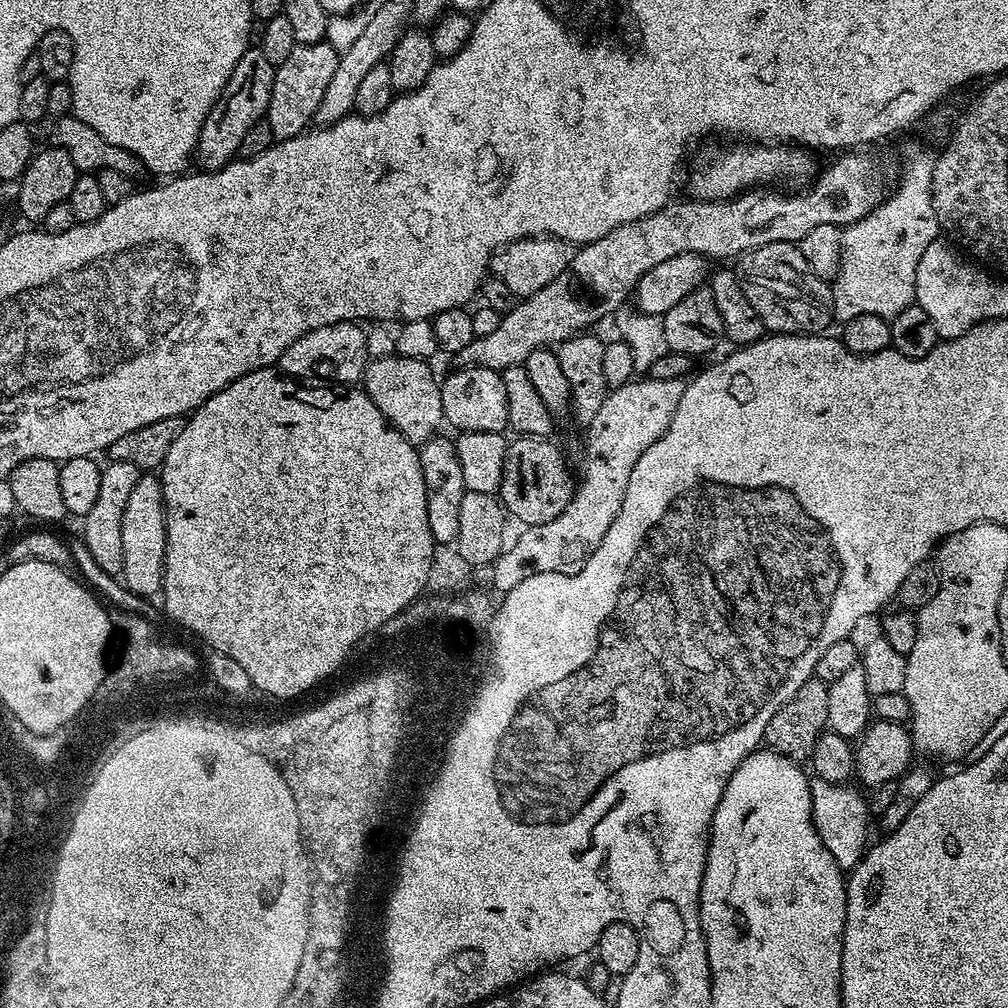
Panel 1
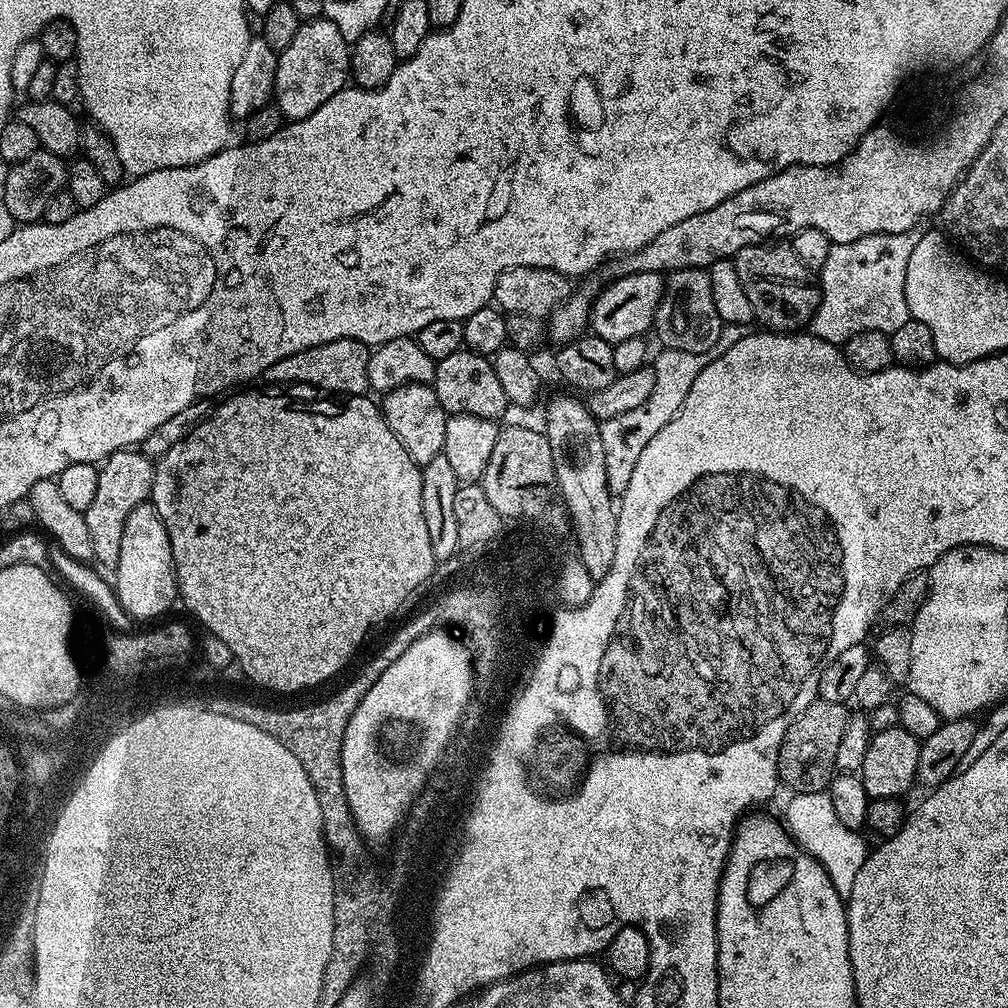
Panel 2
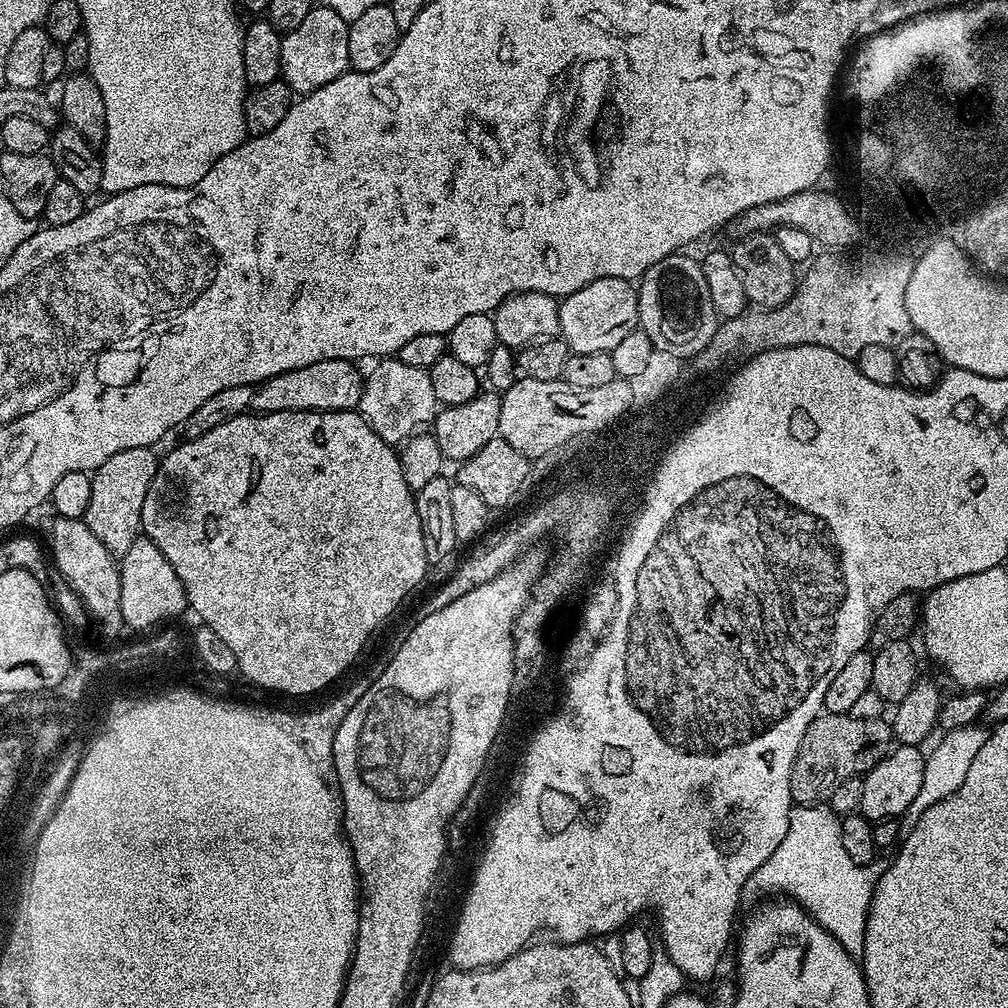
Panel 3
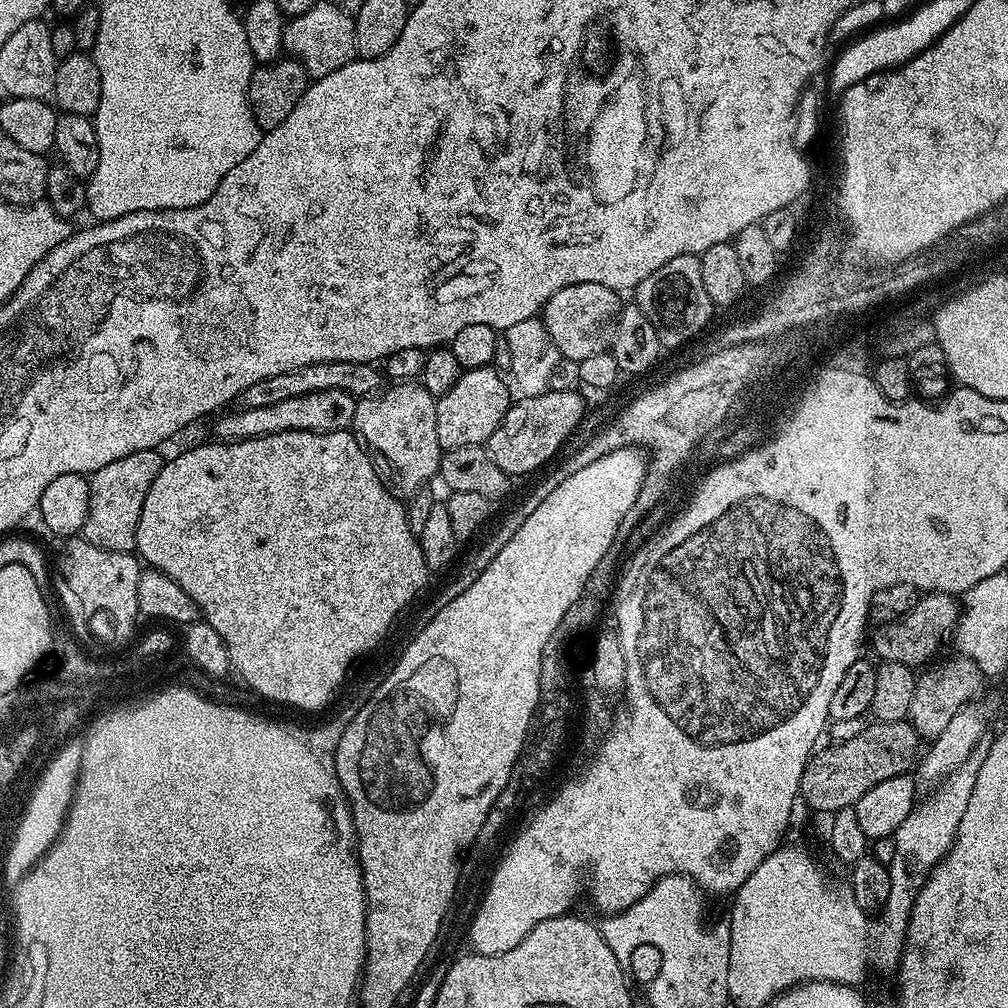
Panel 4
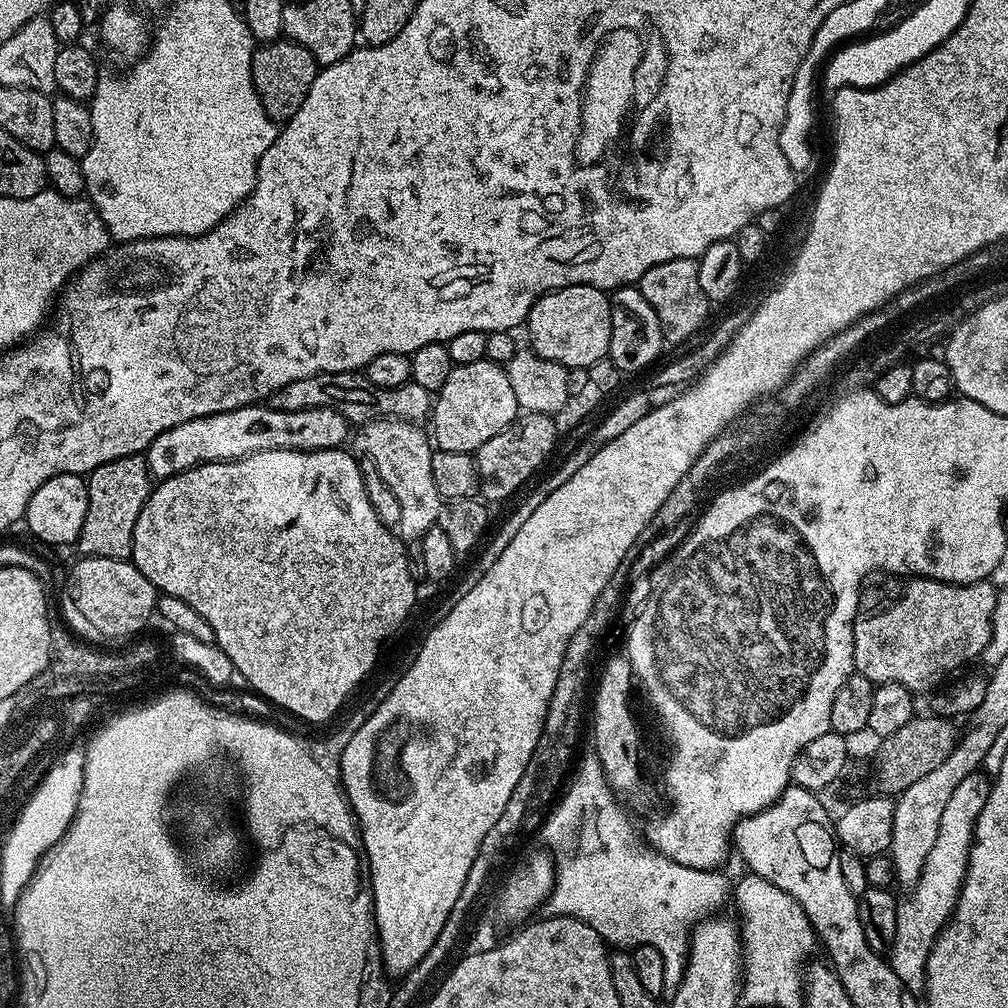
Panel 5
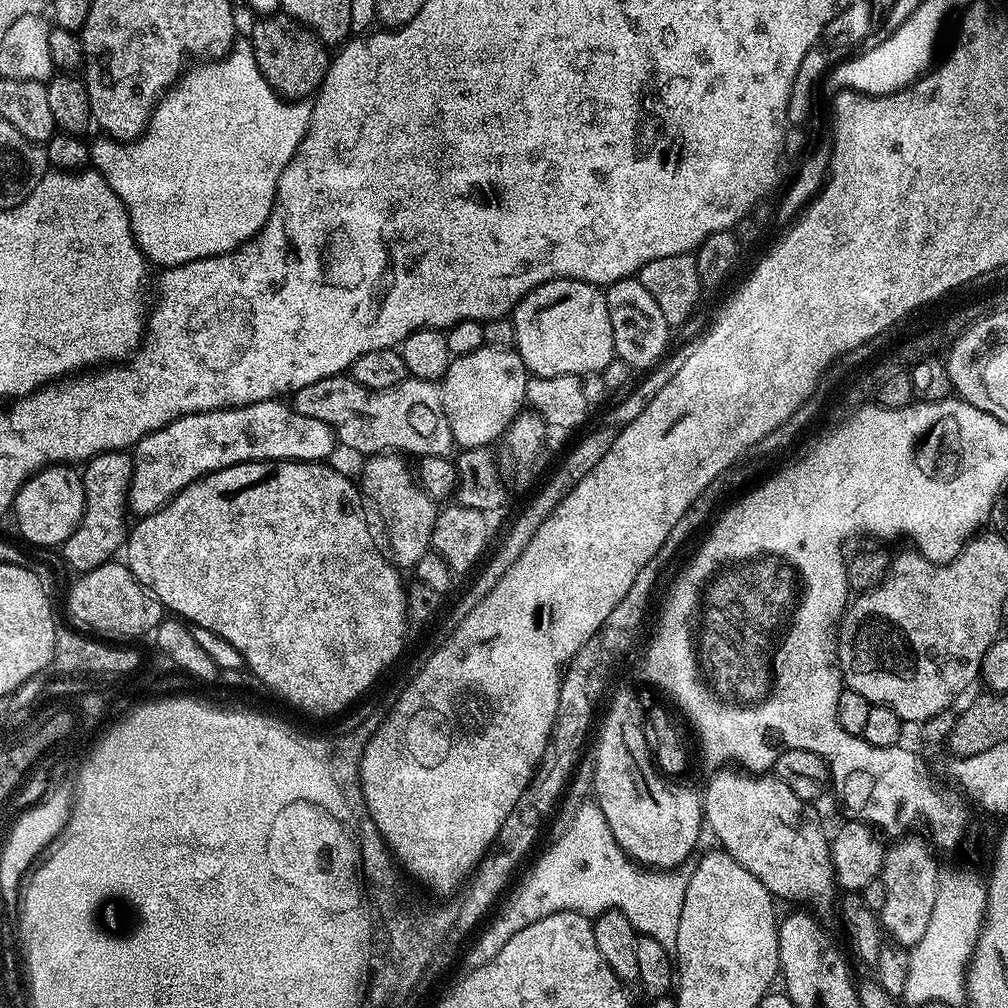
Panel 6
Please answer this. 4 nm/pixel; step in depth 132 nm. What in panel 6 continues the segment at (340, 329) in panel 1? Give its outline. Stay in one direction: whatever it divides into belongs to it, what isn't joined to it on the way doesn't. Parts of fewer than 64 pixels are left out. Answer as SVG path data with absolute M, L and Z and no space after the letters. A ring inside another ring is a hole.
M279 399L217 412L192 412L151 432L134 446L128 506L137 517L151 516L187 484L209 472L248 460L324 462L335 448L338 441L329 424L318 422L318 418L306 418L306 414L298 414Z

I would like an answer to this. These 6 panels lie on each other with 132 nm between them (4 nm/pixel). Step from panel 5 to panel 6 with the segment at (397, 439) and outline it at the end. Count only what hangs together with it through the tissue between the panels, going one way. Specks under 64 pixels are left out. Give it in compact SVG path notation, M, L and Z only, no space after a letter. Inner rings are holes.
M394 452L375 453L362 470L360 488L363 495L376 504L388 524L393 561L402 568L414 568L424 553L431 549L437 503L421 487L403 455Z

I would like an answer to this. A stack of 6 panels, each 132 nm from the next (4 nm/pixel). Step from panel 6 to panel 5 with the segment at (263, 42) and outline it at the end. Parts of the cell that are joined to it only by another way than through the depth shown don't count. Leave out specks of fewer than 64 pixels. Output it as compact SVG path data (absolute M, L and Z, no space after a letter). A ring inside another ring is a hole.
M287 38L261 43L252 53L254 90L268 117L277 122L286 122L291 116L298 114L298 106L306 102L306 94L310 94L310 86L314 86L317 71L314 54L310 54L306 46Z

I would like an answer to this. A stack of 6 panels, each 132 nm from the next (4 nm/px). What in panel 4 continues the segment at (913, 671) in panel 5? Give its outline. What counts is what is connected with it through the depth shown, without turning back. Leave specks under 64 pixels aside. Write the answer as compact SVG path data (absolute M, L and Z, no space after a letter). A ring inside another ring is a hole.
M929 592L921 595L901 620L885 624L877 631L880 633L873 638L872 648L880 655L881 661L902 662L907 668L919 669L919 664L927 665L933 659L931 656L943 646L944 639L947 636L949 639L955 633L961 611L961 605L955 595L947 592Z

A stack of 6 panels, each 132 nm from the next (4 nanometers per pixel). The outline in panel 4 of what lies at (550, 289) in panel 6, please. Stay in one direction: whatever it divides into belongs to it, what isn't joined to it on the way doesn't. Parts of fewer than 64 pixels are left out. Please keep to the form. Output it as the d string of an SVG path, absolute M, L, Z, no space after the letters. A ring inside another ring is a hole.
M594 282L566 286L554 294L542 309L542 319L554 346L565 361L578 362L590 354L609 351L616 329L616 317L622 307L621 297L614 290Z

